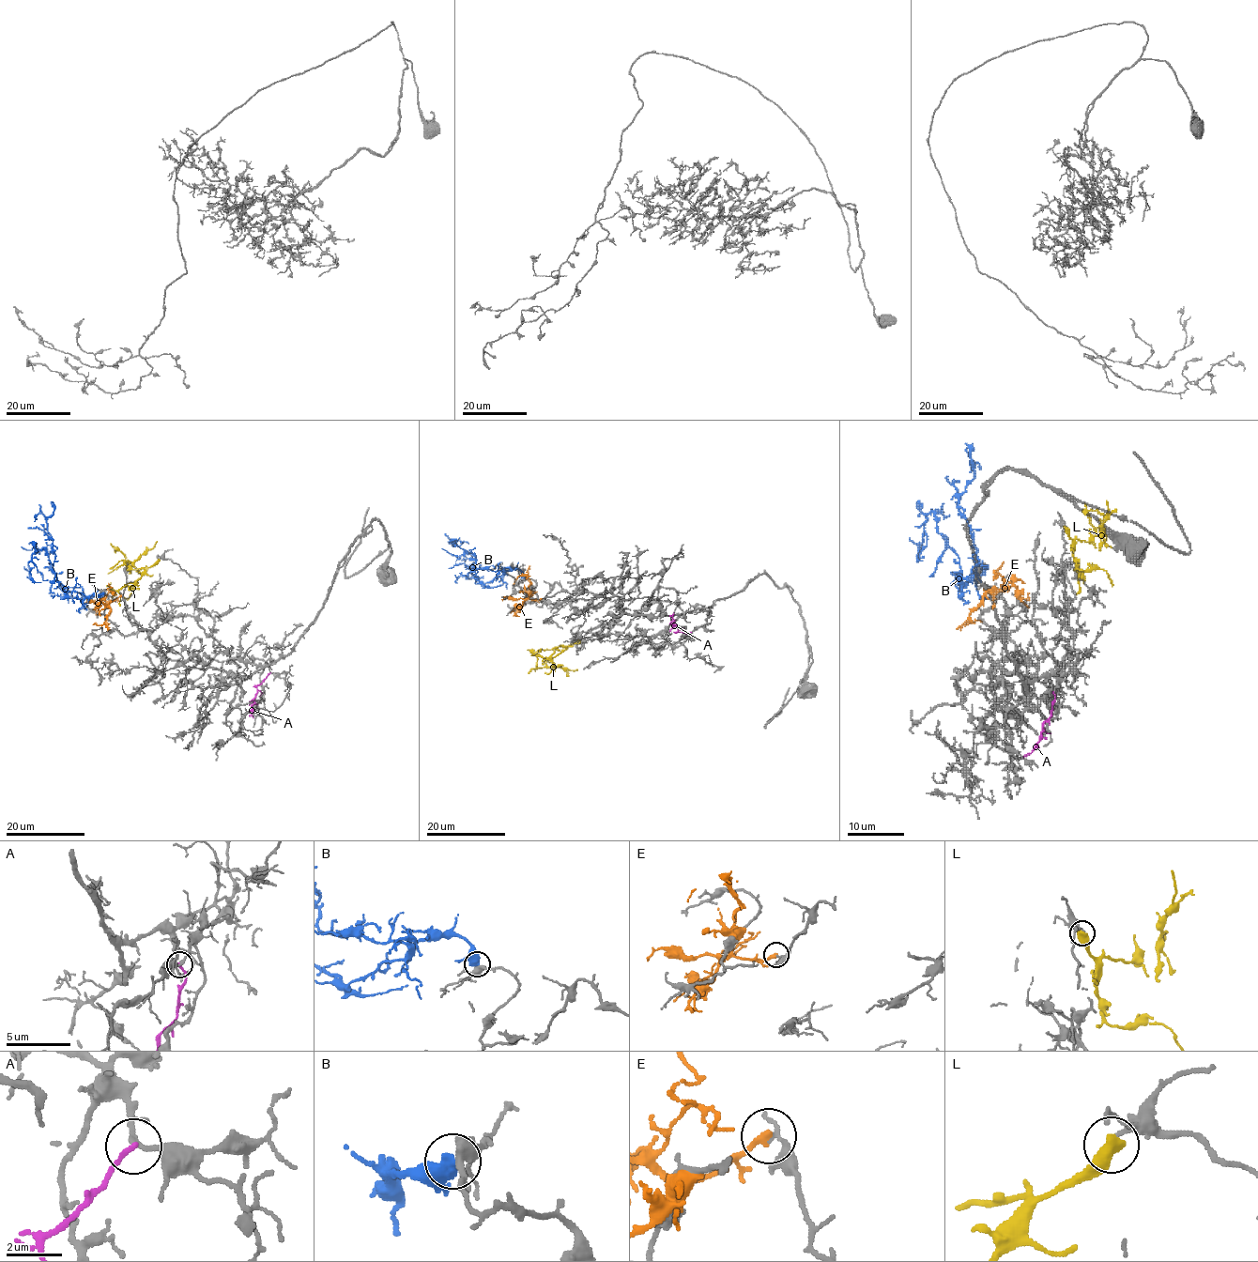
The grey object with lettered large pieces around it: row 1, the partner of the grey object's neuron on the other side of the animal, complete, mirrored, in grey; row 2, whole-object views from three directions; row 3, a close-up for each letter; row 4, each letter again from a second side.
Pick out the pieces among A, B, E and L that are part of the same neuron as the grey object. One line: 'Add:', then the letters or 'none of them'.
Add: none of them

